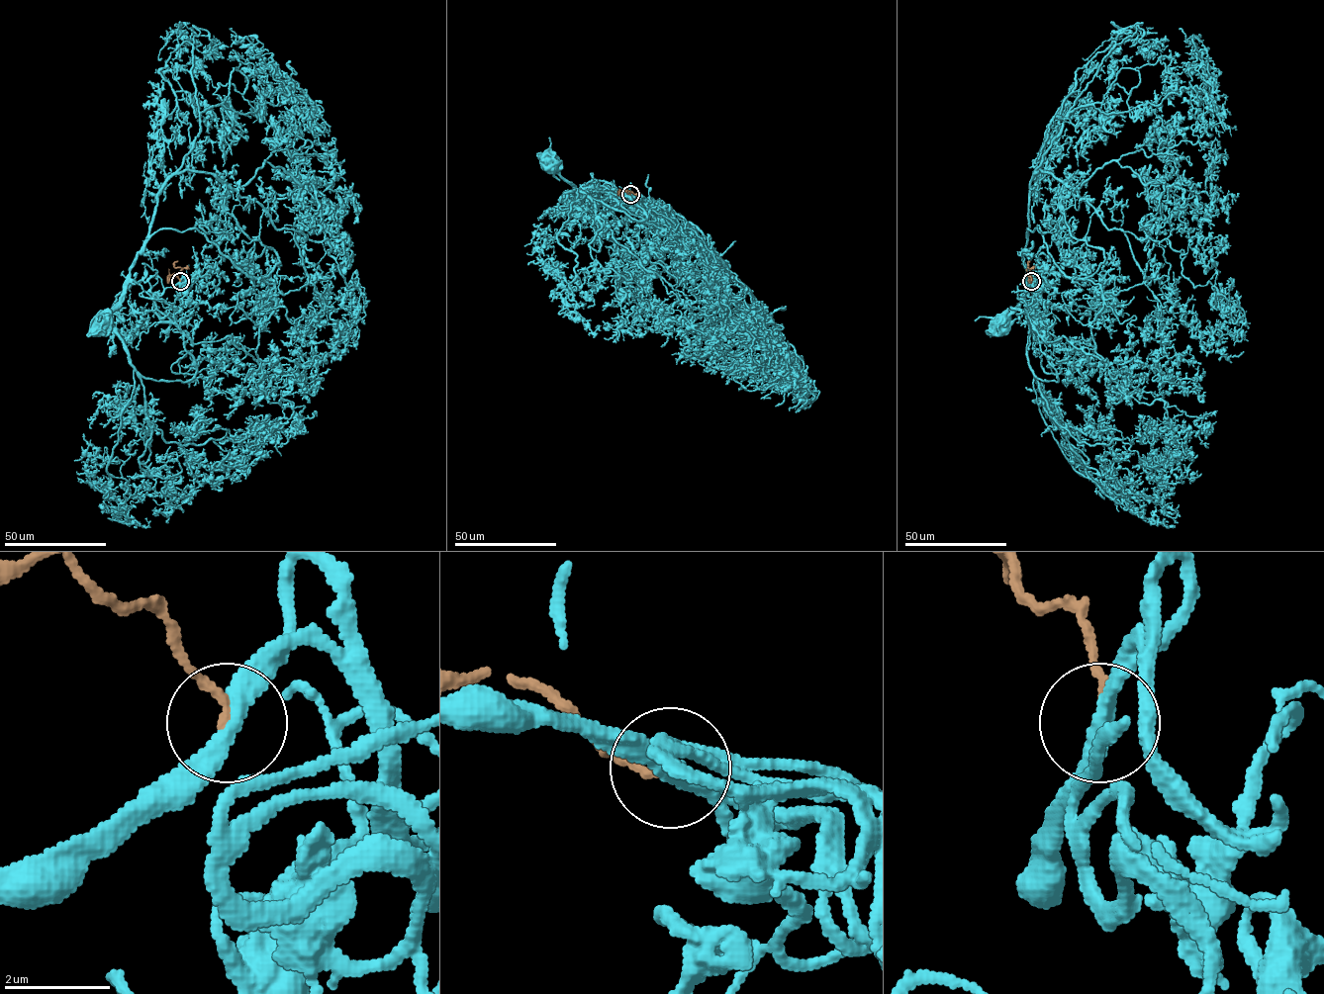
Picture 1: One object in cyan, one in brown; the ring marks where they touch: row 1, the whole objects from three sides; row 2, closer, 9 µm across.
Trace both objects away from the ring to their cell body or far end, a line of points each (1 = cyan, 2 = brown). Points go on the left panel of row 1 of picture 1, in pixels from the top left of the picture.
1: (180, 281), (161, 294), (146, 293), (140, 285), (131, 282), (121, 302), (108, 316), (107, 321), (100, 323)
2: (180, 281), (174, 274), (181, 269), (174, 266), (177, 261)

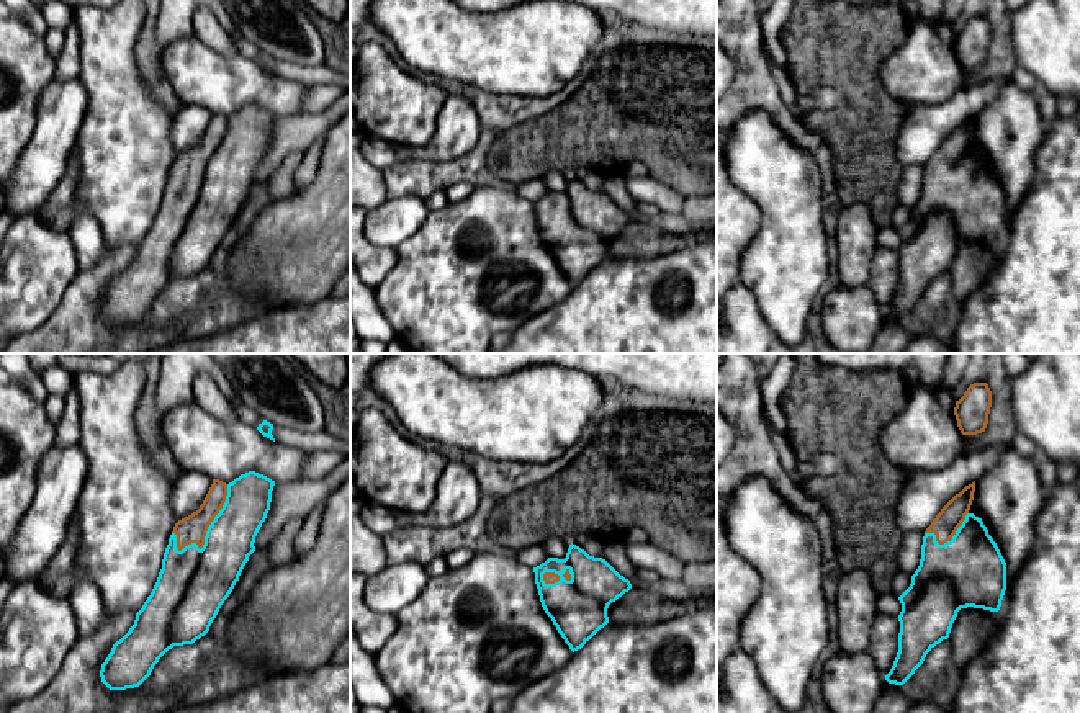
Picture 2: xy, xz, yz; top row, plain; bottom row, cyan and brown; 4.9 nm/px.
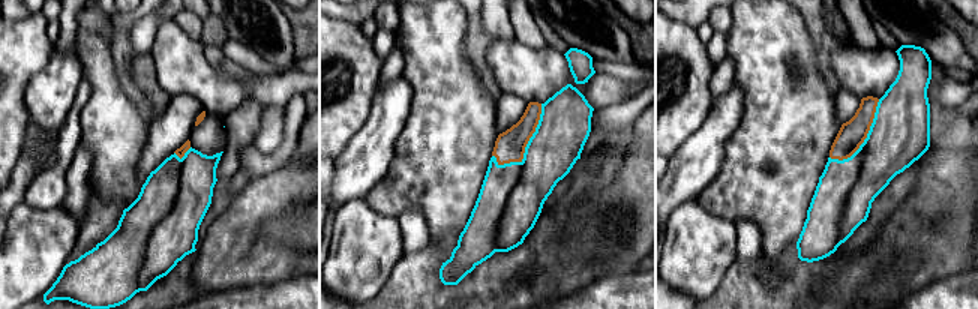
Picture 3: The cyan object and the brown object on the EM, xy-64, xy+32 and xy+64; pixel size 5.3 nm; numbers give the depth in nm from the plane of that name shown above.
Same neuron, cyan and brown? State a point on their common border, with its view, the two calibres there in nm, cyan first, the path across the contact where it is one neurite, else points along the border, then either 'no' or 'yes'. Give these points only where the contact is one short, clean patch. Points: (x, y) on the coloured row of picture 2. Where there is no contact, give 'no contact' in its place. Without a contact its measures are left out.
xy (208, 527) | 280/140 nm | yes

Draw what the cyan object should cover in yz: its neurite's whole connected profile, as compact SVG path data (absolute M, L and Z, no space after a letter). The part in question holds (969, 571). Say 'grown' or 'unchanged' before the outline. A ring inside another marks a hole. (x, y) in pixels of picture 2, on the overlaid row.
grown; M975 481L956 494L926 528L921 545L920 566L911 576L910 587L898 597L898 652L889 684L903 685L923 664L926 654L949 638L961 608L974 607L998 612L1006 590L1006 563L988 535L982 518L970 513Z

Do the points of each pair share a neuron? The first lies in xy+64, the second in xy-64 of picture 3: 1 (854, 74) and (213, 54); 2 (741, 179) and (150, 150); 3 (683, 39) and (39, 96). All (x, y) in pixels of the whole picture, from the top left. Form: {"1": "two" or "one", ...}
{"1": "two", "2": "two", "3": "two"}

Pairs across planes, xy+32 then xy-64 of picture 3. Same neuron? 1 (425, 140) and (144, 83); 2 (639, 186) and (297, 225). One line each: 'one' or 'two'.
1: two
2: two

